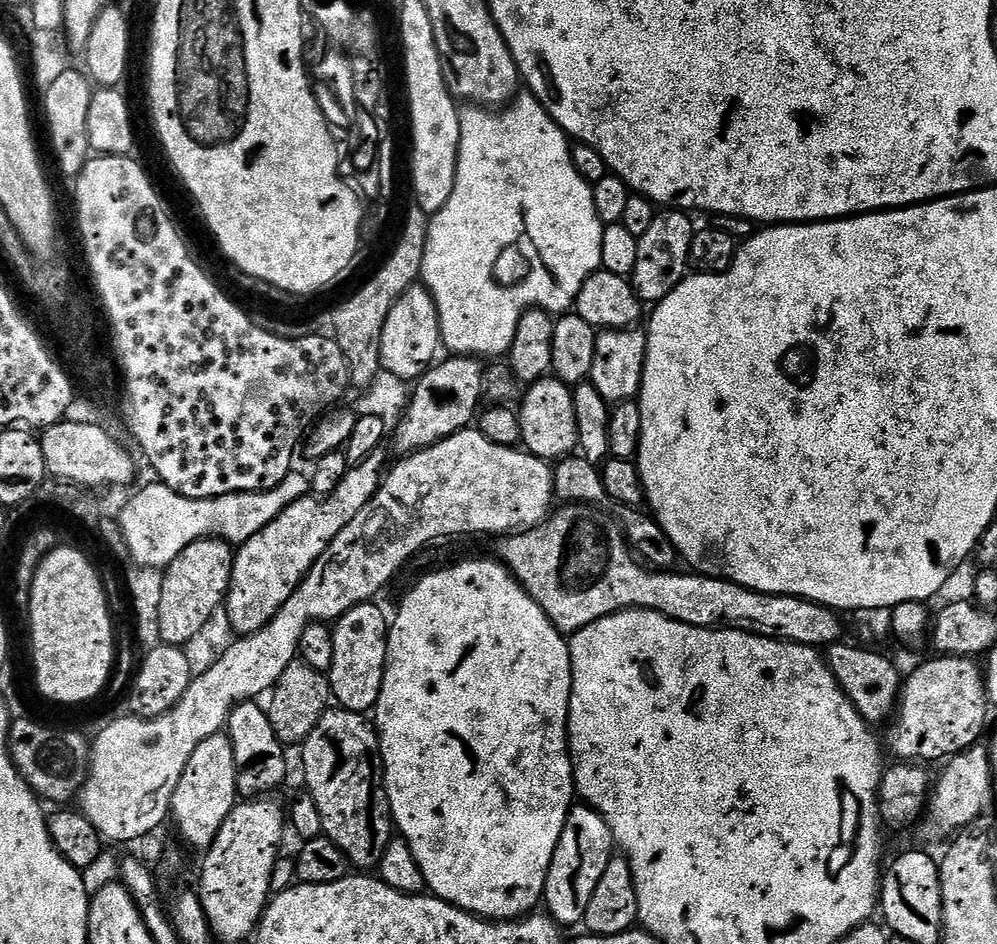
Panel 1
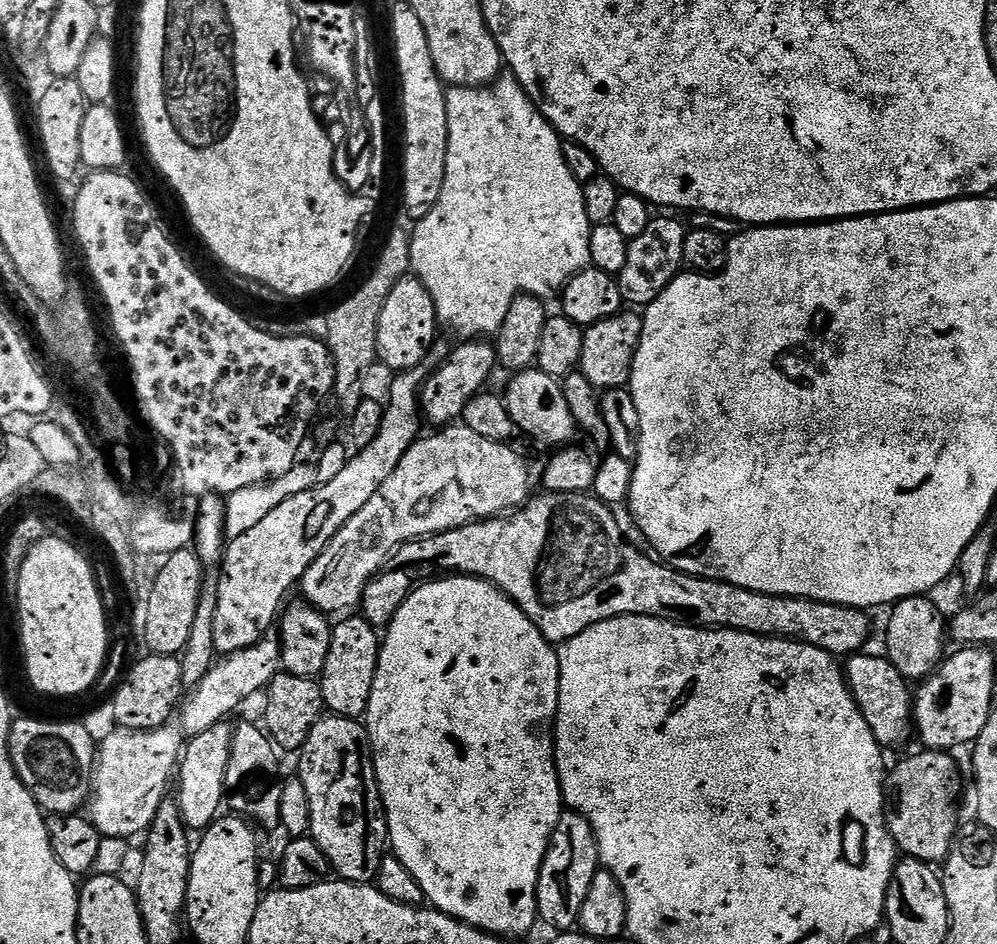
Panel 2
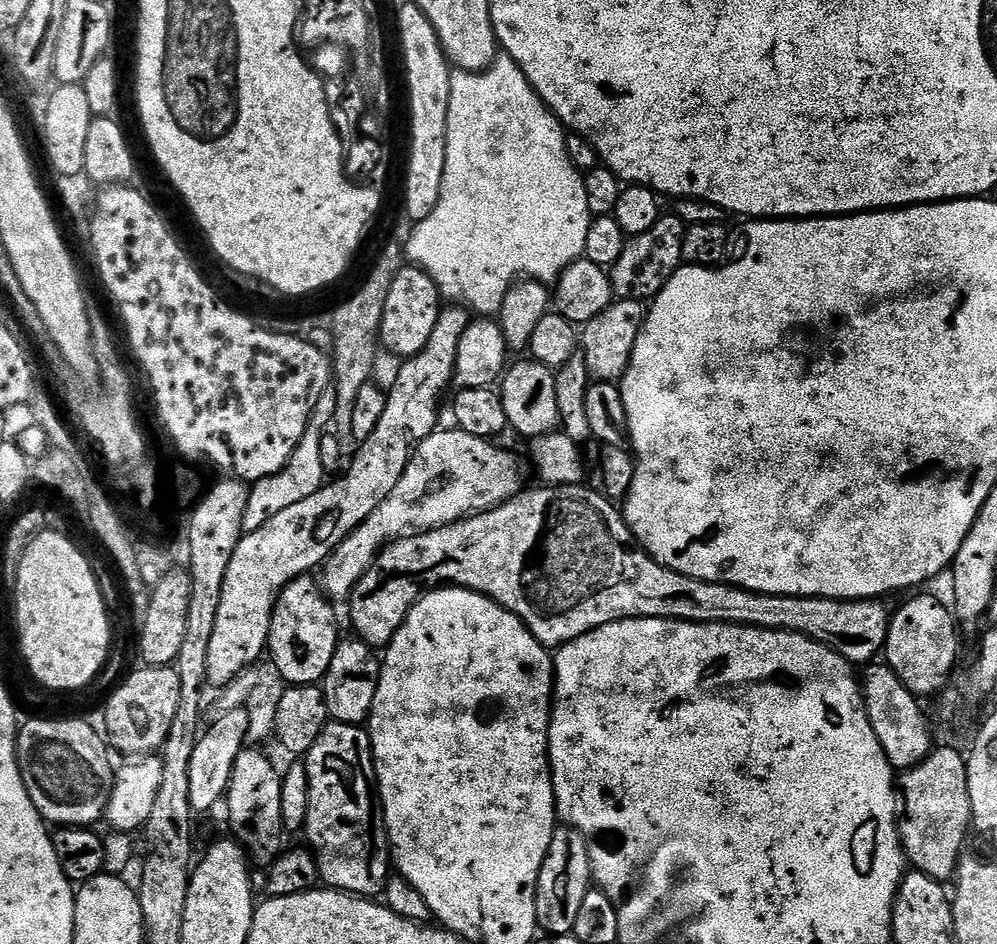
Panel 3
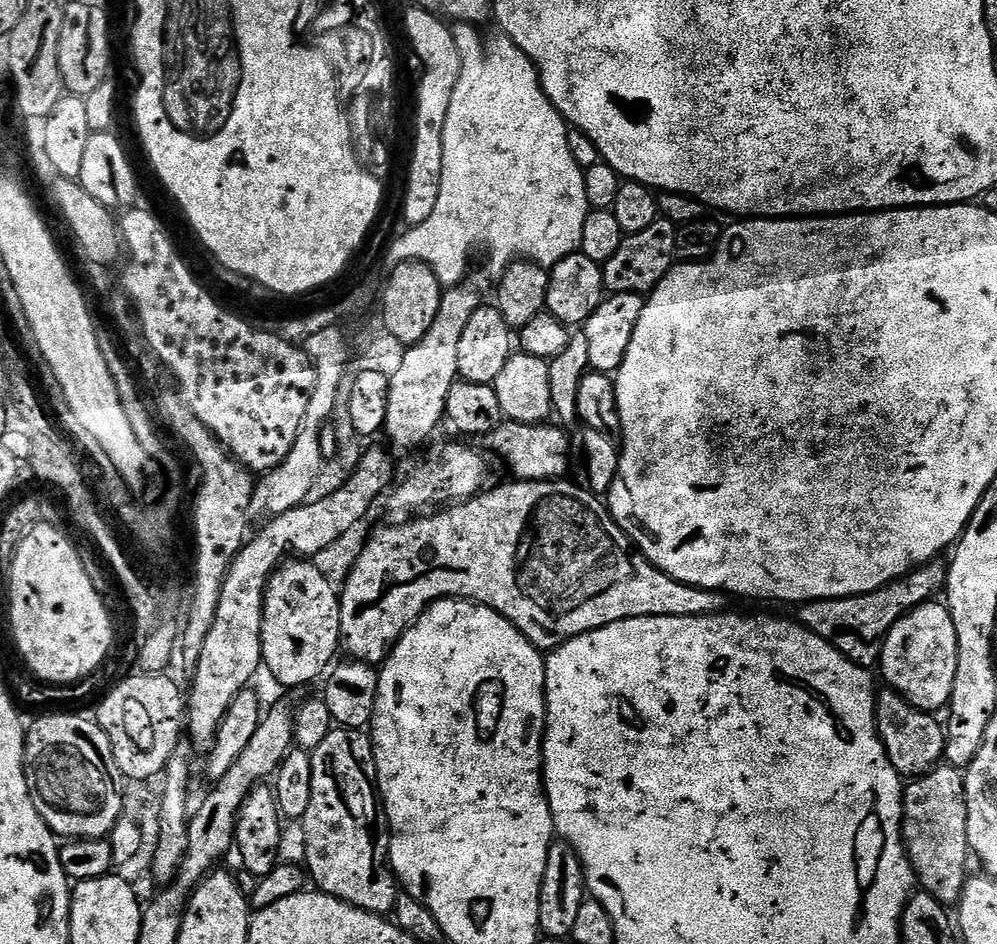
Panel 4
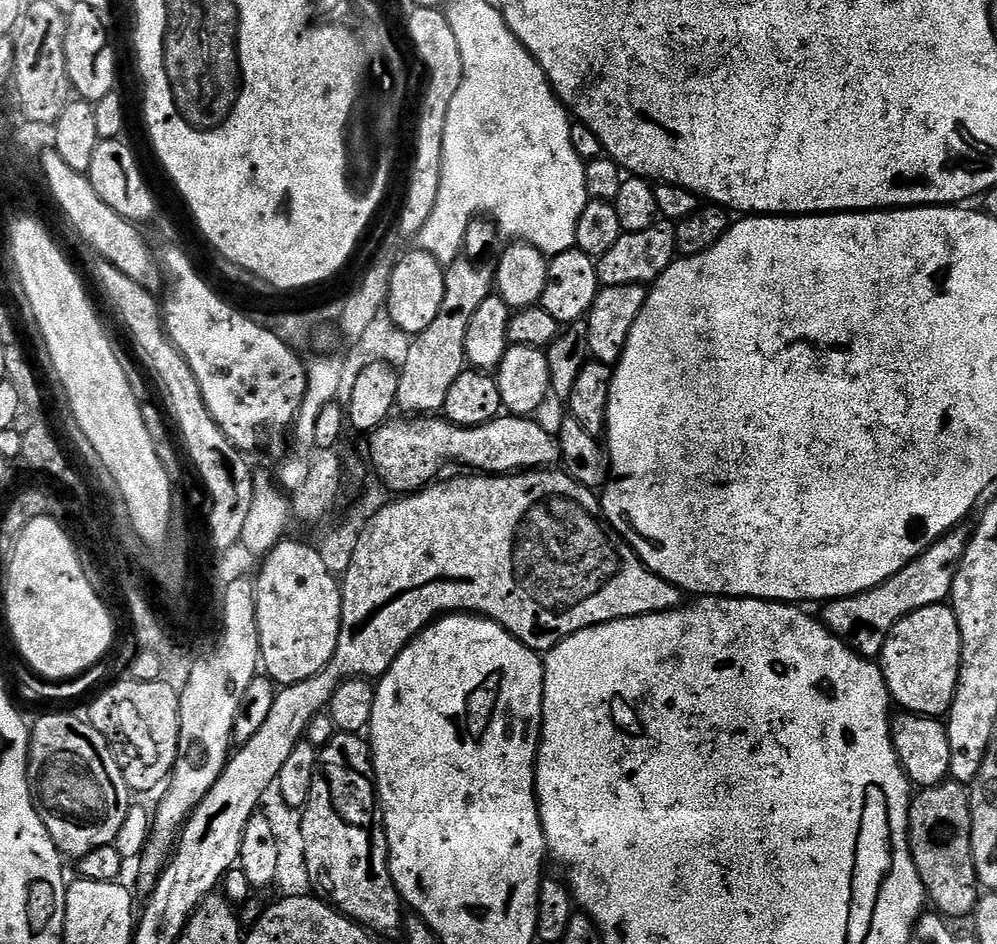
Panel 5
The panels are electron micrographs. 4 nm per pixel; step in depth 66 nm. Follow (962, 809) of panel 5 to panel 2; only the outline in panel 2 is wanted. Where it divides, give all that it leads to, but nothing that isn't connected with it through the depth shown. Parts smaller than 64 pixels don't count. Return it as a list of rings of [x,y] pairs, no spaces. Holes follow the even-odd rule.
[[[920,750],[917,756],[908,756],[901,764],[891,765],[884,781],[884,824],[897,849],[905,857],[920,860],[924,864],[939,865],[947,860],[948,852],[958,839],[956,827],[960,824],[960,812],[956,803],[960,800],[960,768],[952,752]]]

